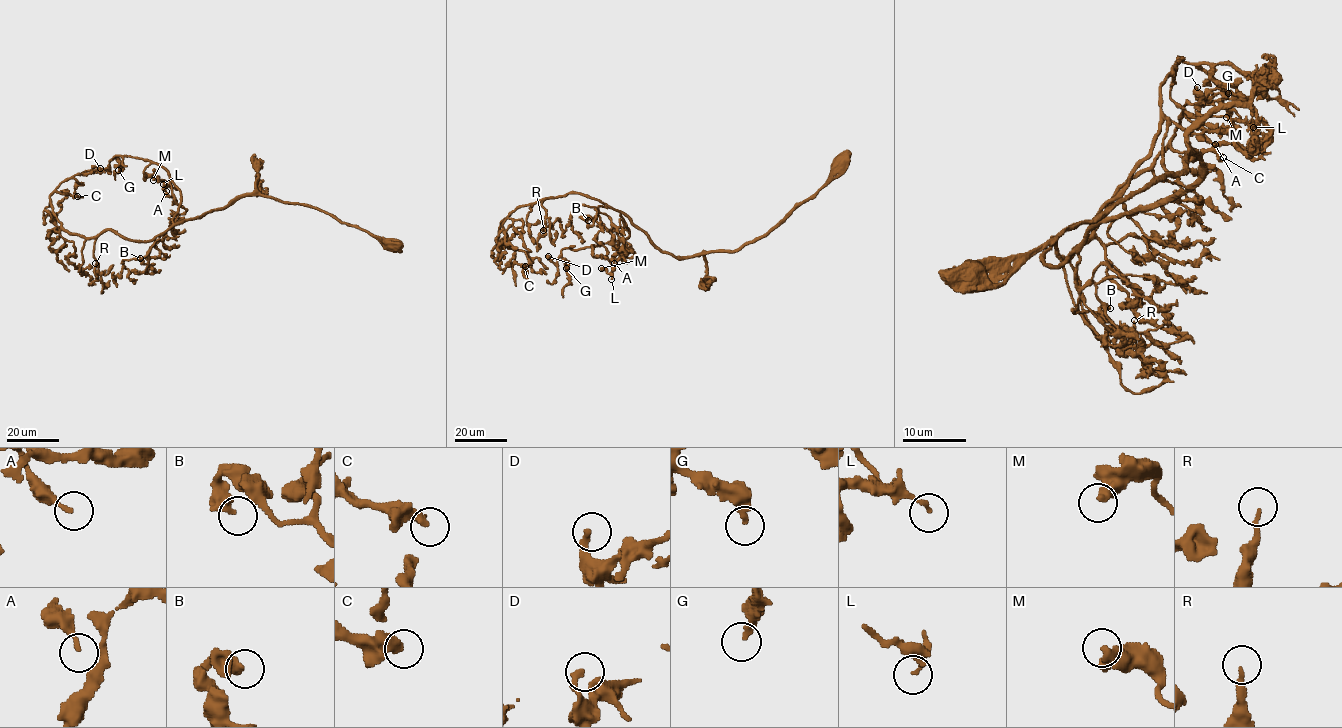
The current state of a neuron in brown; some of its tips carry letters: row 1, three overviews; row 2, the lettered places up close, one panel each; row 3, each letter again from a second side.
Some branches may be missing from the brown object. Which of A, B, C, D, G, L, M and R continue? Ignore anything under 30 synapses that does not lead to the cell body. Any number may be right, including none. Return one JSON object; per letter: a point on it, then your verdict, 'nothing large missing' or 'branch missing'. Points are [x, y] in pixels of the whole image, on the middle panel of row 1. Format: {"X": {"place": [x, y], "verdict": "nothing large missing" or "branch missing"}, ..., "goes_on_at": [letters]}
{"A": {"place": [614, 263], "verdict": "nothing large missing"}, "B": {"place": [588, 220], "verdict": "nothing large missing"}, "C": {"place": [525, 266], "verdict": "nothing large missing"}, "D": {"place": [548, 256], "verdict": "nothing large missing"}, "G": {"place": [566, 268], "verdict": "nothing large missing"}, "L": {"place": [611, 279], "verdict": "nothing large missing"}, "M": {"place": [601, 268], "verdict": "nothing large missing"}, "R": {"place": [543, 230], "verdict": "nothing large missing"}, "goes_on_at": []}

